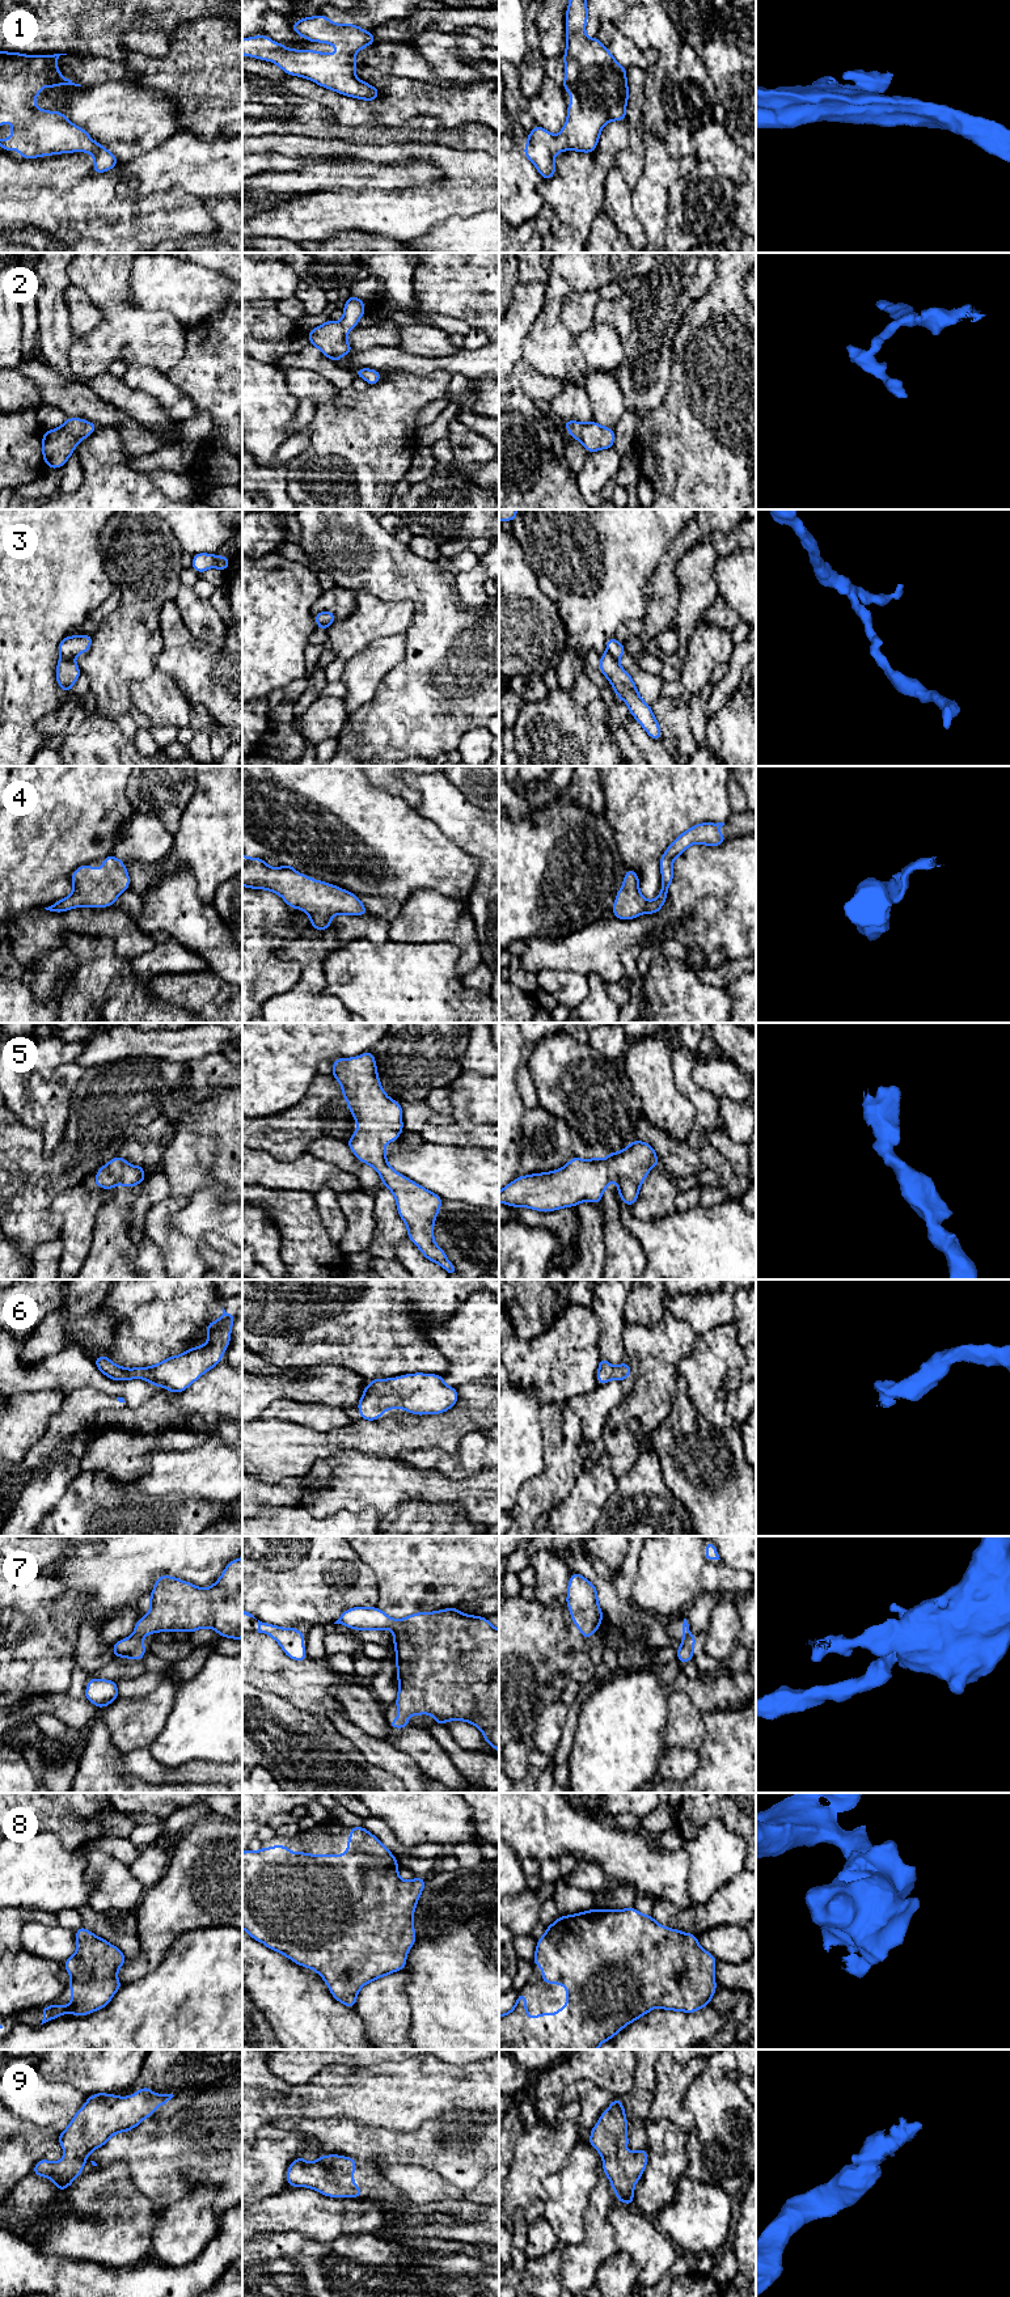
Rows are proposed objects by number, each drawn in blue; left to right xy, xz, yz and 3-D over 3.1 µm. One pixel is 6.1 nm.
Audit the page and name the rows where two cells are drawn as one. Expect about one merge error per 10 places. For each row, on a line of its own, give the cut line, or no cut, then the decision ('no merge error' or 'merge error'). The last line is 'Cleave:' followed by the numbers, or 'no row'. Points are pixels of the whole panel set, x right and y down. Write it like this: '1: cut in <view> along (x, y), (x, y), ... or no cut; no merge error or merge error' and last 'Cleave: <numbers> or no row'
1: no cut; no merge error
2: no cut; no merge error
3: cut in xy along (60, 656), (72, 658); merge error
4: no cut; no merge error
5: no cut; no merge error
6: no cut; no merge error
7: cut in xy along (134, 1633), (140, 1637); merge error
8: no cut; no merge error
9: no cut; no merge error
Cleave: 3, 7

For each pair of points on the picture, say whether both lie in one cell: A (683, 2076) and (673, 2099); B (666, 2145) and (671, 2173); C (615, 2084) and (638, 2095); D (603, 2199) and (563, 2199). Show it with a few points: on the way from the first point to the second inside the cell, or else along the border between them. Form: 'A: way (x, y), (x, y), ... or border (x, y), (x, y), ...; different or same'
A: way (677, 2081), (673, 2085), (673, 2094); same
B: way (667, 2152), (667, 2166); same
C: border (637, 2063), (633, 2086), (620, 2097); different
D: border (600, 2175), (584, 2212), (584, 2229); different

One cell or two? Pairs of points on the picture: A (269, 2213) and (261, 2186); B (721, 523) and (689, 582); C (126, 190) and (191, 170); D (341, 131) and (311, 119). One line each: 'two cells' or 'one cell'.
A: two cells
B: two cells
C: one cell
D: one cell

